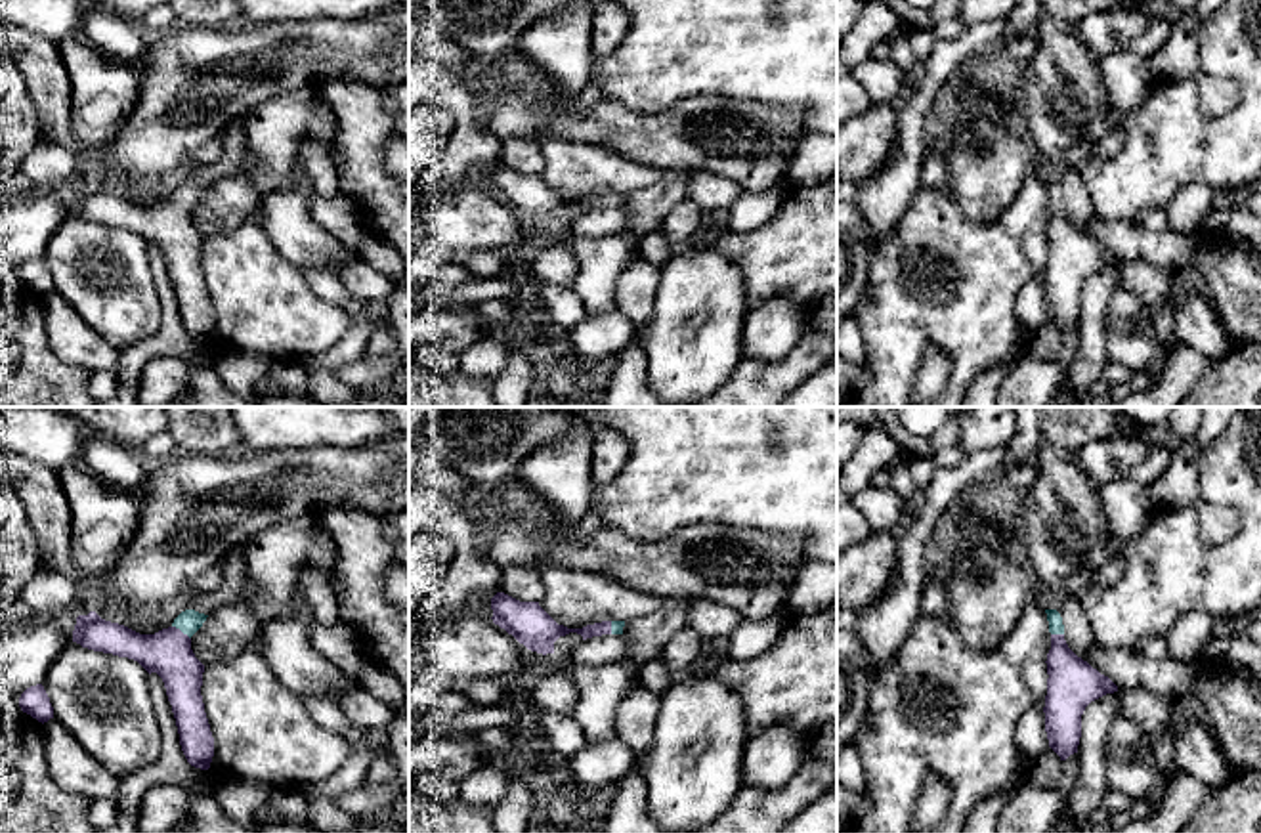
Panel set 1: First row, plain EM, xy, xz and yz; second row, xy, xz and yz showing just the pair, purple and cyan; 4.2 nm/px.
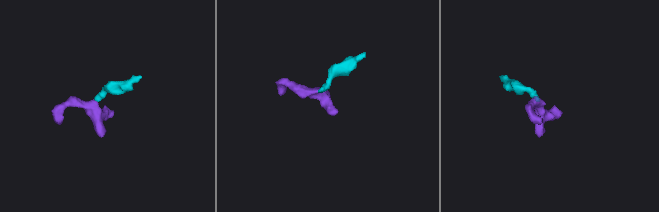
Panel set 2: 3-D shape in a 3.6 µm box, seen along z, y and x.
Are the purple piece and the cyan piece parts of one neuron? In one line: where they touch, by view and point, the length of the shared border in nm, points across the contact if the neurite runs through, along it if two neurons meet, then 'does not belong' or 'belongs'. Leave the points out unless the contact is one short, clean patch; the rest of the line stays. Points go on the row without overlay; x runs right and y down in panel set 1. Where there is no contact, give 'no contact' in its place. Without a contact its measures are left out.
meets purple in xy at (180, 203); contact 100 nm long; runs through xy (169, 226), (180, 203), (190, 193); belongs

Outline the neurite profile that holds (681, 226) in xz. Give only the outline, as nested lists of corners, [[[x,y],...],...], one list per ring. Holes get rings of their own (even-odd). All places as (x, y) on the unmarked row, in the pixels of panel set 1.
[[[686,201],[667,216],[663,231],[676,250],[684,250],[694,245],[694,235],[703,220],[705,212],[697,204]]]

